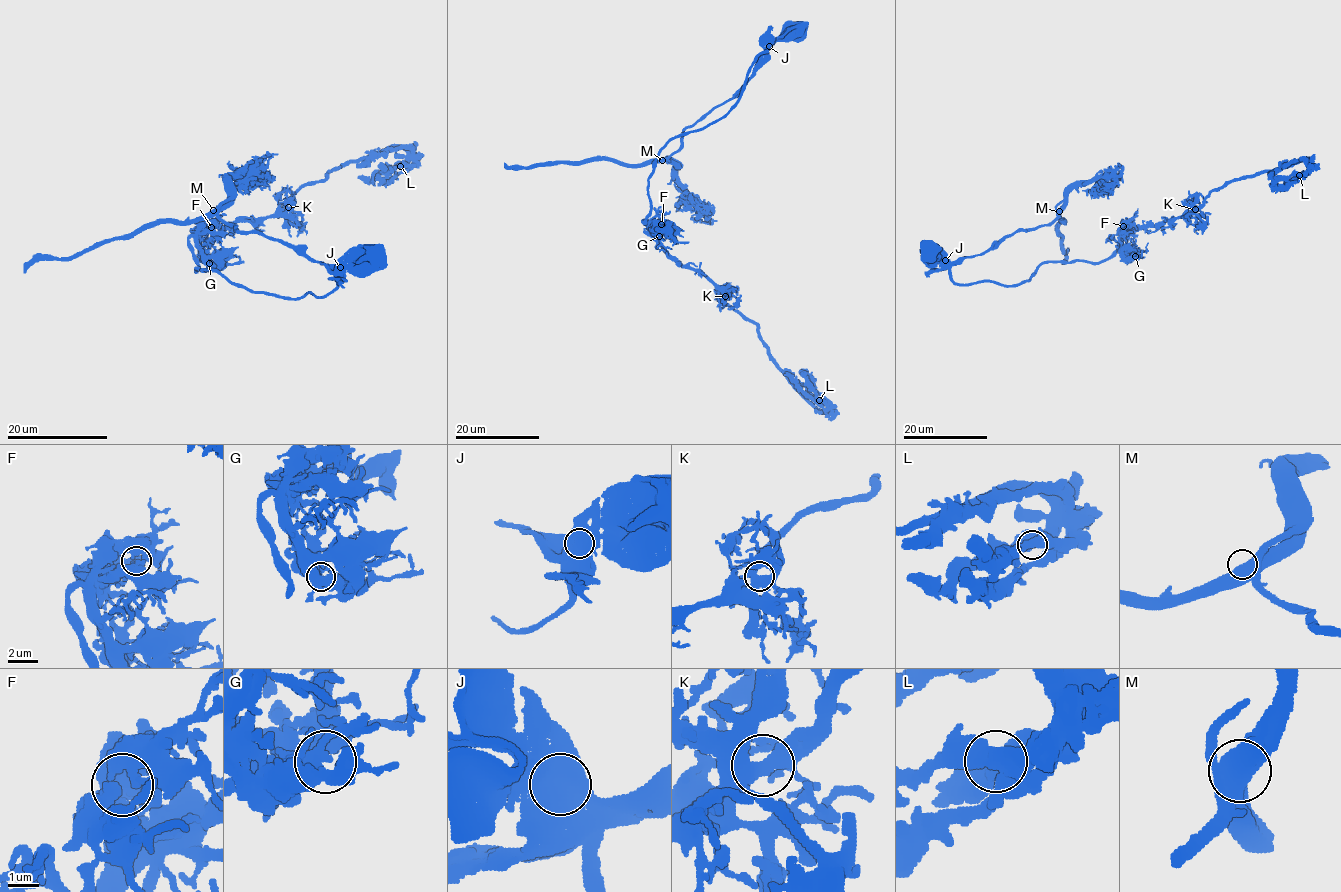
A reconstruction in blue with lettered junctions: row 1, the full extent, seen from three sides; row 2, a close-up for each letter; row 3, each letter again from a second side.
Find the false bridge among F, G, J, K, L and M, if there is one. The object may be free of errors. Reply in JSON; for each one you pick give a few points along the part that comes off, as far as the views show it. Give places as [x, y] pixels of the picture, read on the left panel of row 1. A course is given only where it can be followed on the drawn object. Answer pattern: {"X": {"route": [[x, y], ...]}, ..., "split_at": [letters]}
{"J": {"route": [[340, 267], [331, 271], [294, 247], [201, 216], [143, 227], [69, 257], [36, 258], [24, 272]]}, "split_at": ["J"]}

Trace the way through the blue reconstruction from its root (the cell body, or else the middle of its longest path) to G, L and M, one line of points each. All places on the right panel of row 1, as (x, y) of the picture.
G: (929, 250), (962, 285), (1015, 286), (1043, 263), (1100, 263), (1120, 244), (1119, 233), (1135, 256)
L: (929, 250), (957, 284), (1015, 286), (1103, 262), (1232, 181), (1307, 159), (1299, 175)
M: (929, 250), (936, 250), (951, 263), (958, 263), (964, 257), (983, 254), (1018, 230), (1048, 225), (1059, 211)

